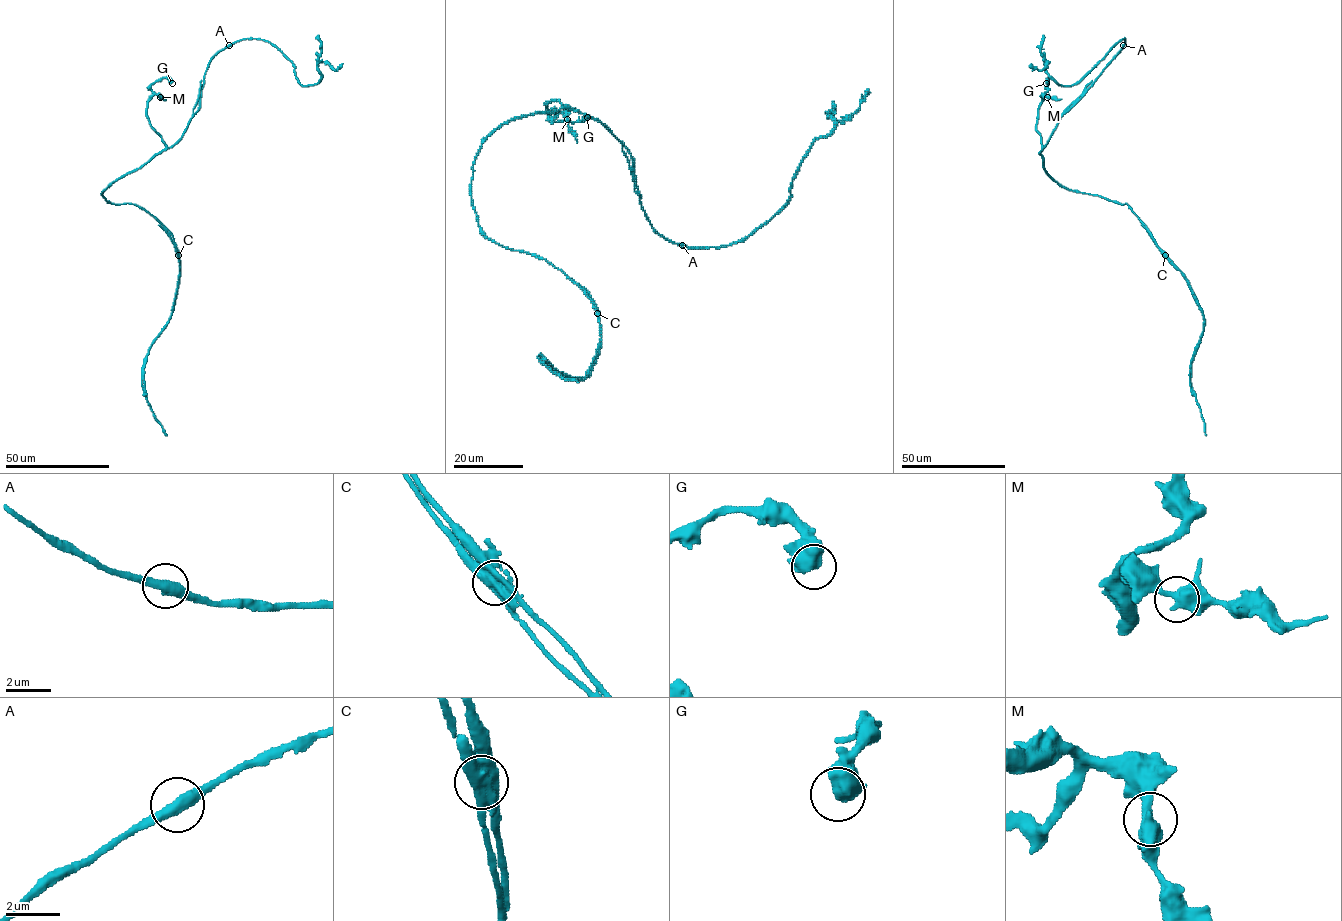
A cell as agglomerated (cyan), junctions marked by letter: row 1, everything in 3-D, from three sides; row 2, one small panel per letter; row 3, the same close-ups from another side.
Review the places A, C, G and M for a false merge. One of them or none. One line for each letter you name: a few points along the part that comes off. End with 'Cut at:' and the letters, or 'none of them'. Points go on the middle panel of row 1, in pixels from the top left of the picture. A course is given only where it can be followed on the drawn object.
C: foreign part runs (597, 313), (599, 345), (584, 377), (560, 372), (545, 360)
Cut at: C

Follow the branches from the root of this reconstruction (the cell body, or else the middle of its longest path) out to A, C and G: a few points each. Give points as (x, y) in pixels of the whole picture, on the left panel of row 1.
A: (123, 176), (140, 168), (180, 139), (198, 110), (204, 76), (210, 59), (229, 45)
C: (123, 176), (101, 195), (111, 203), (136, 205), (153, 216), (172, 235), (178, 255)
G: (123, 176), (140, 168), (166, 147), (150, 124), (146, 108), (154, 94), (150, 86), (164, 77), (172, 83)

